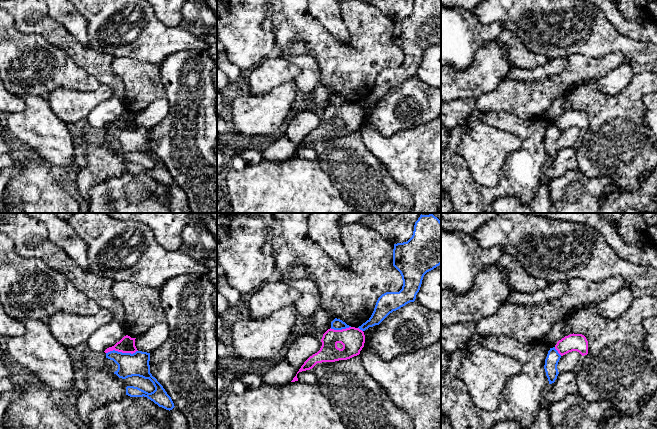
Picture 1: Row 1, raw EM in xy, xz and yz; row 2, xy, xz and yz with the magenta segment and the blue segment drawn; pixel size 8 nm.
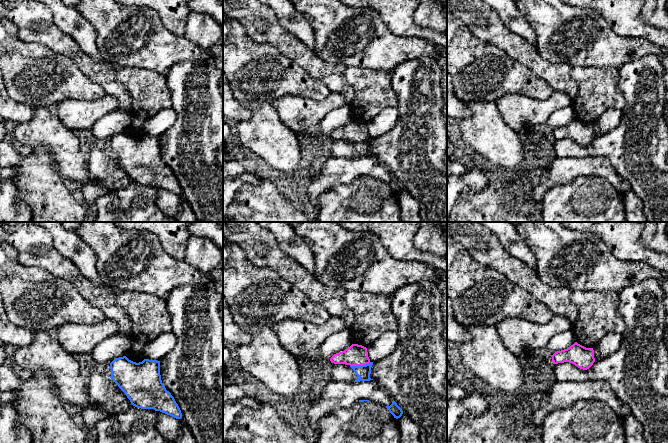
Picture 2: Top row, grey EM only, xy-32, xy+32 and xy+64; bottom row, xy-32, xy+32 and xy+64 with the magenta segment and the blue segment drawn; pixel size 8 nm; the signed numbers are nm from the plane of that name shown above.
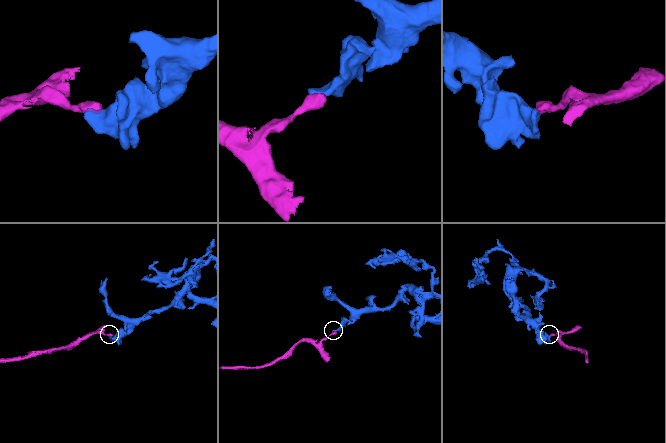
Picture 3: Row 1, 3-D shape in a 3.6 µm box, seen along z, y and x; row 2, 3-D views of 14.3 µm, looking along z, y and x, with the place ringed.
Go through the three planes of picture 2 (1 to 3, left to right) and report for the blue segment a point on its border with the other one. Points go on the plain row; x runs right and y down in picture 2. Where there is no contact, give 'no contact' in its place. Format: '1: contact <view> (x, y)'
1: no contact
2: contact xy+32 (360, 141)
3: no contact

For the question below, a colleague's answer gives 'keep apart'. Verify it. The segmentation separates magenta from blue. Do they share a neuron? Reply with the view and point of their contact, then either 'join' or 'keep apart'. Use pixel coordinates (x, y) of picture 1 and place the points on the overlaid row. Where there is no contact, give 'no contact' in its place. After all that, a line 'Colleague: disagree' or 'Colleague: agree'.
meets magenta in xy at (121, 351); keep apart
Colleague: agree

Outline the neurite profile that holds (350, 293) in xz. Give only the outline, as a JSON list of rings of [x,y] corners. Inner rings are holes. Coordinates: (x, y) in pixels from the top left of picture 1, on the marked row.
[[[272,213],[275,220],[272,225],[275,278],[310,278],[315,281],[322,307],[334,318],[358,328],[369,320],[382,294],[402,289],[402,276],[393,266],[394,244],[359,222],[340,226],[341,239],[349,255],[349,265],[342,267],[309,238],[310,215],[311,213]]]

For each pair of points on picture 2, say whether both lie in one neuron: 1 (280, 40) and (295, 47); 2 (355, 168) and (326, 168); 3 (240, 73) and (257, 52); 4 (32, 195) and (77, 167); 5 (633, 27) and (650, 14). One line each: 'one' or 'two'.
1: one
2: one
3: one
4: two
5: two

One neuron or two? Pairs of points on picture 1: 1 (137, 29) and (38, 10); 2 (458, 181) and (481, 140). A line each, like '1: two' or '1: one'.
1: two
2: two

